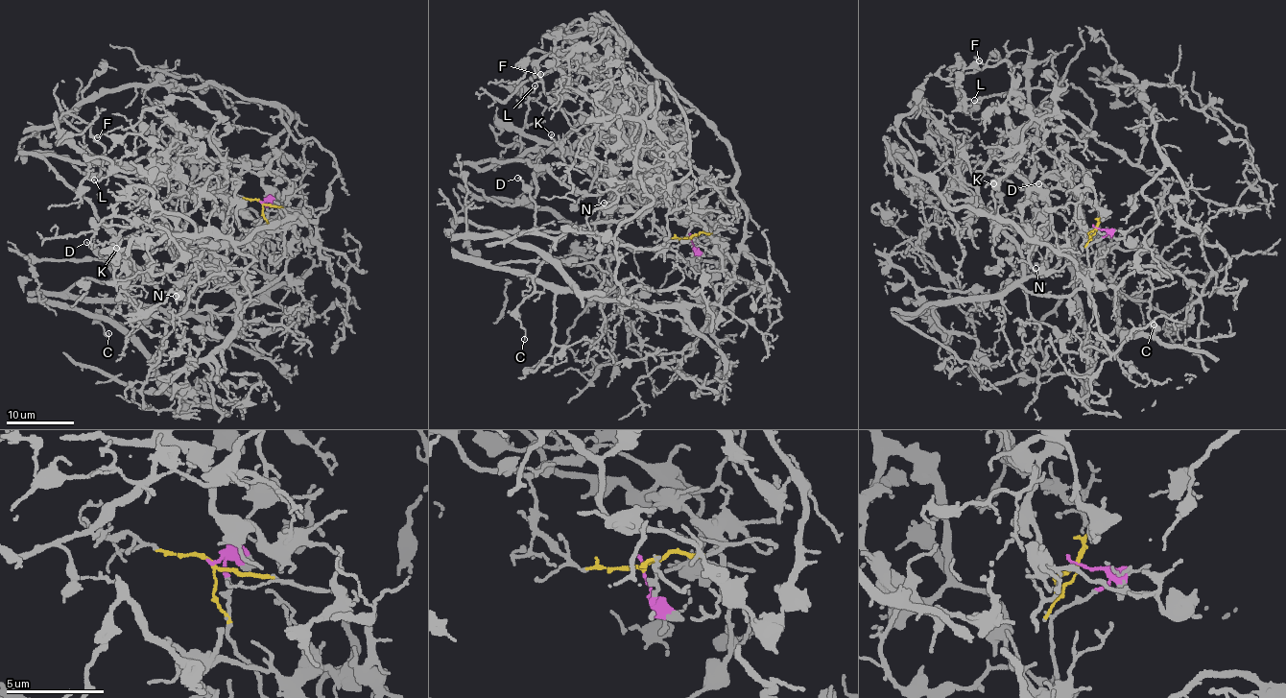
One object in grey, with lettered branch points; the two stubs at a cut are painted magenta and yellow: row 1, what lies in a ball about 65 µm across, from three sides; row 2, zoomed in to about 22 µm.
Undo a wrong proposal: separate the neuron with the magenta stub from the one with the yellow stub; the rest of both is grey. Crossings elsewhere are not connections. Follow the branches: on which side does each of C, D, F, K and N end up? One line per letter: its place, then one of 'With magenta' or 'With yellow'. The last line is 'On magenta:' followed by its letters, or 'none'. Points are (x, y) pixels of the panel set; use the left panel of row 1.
C: Place: (108, 333). With magenta
D: Place: (86, 242). With magenta
F: Place: (97, 137). With yellow
K: Place: (116, 248). With yellow
N: Place: (176, 296). With yellow
On magenta: C, D

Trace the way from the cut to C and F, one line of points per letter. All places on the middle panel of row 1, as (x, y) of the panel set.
C: (691, 236), (695, 251), (695, 237), (714, 243), (669, 190), (640, 215), (569, 228), (515, 315), (525, 339)
F: (691, 236), (671, 238), (654, 222), (652, 207), (674, 191), (624, 119), (607, 114), (560, 68), (539, 75)

